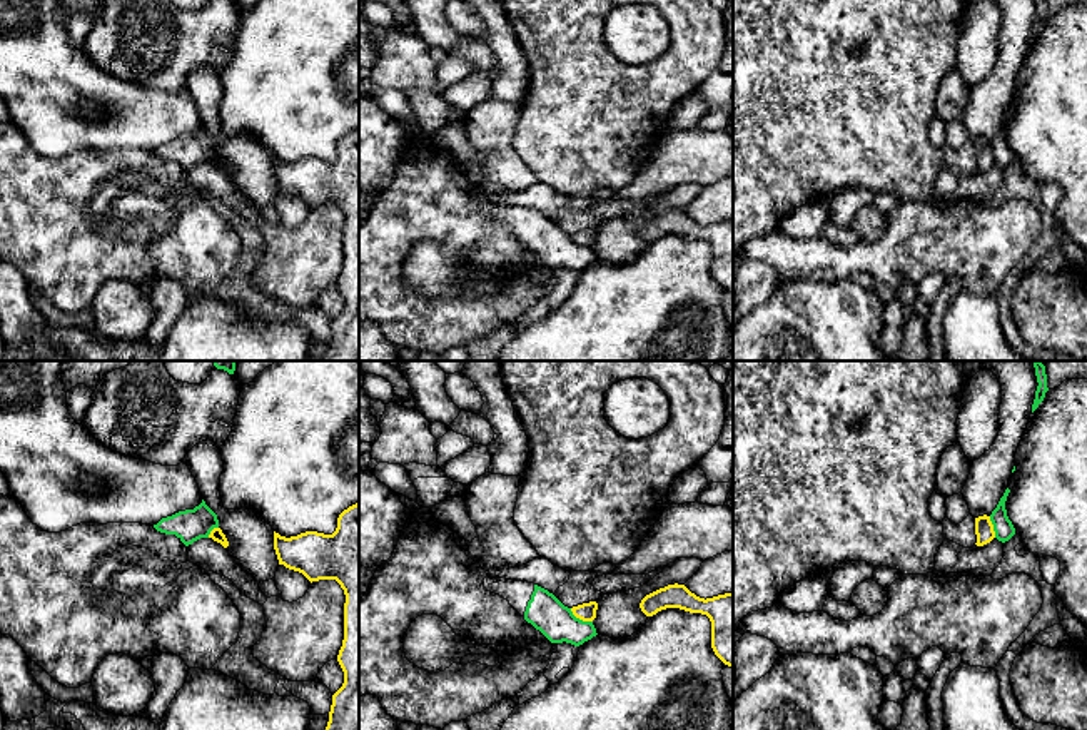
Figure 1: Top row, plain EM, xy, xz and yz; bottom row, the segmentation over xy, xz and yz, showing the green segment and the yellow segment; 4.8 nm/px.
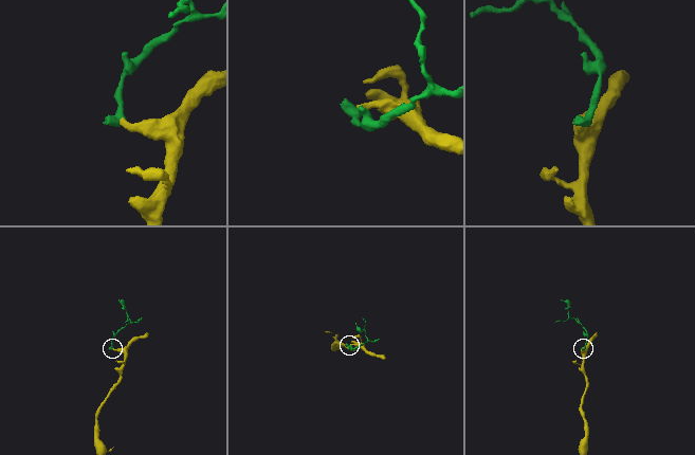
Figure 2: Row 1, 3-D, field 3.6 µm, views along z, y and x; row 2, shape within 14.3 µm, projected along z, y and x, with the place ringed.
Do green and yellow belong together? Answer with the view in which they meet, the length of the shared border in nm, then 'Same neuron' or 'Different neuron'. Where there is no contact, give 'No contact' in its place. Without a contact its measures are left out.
Touches green in xz. Shared border 130 nm. Different neuron

